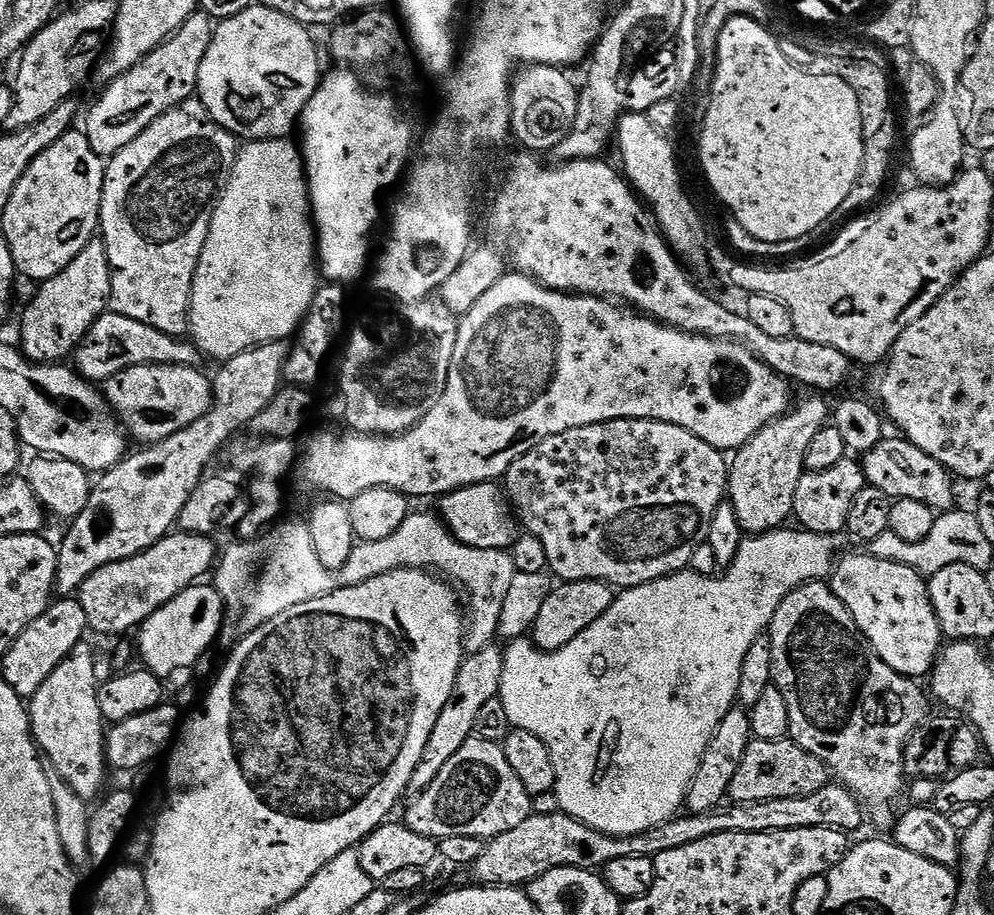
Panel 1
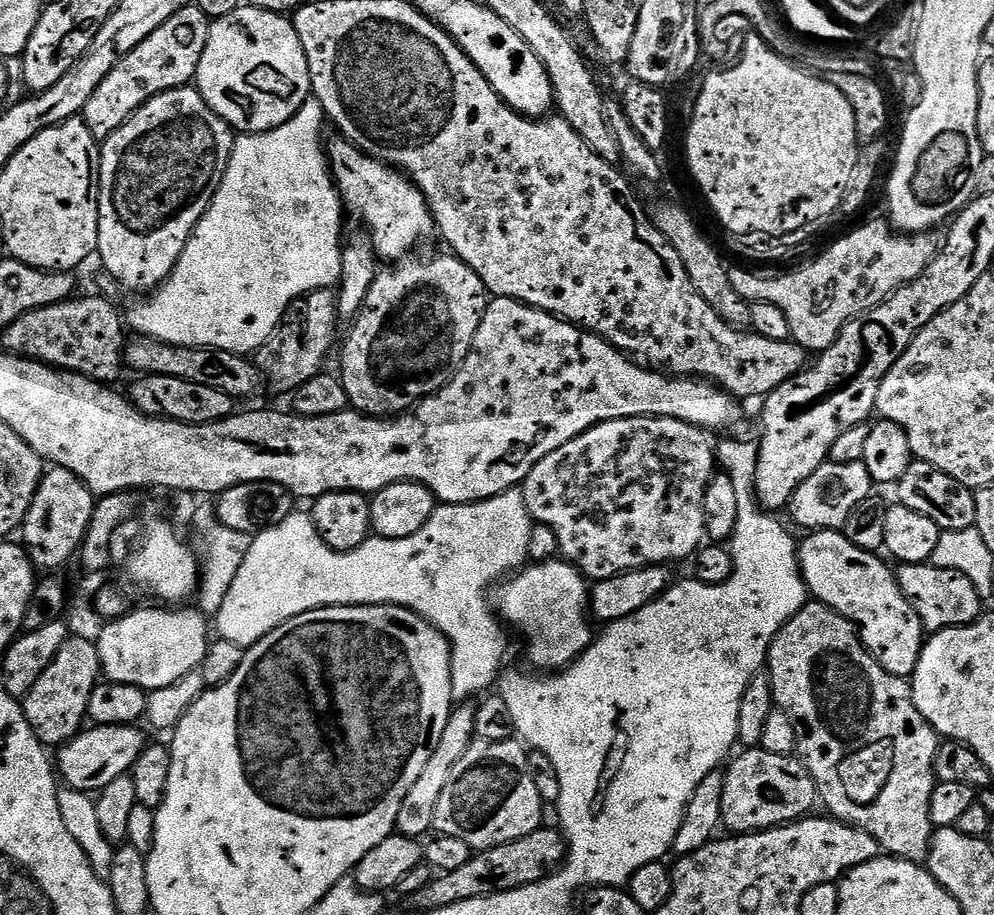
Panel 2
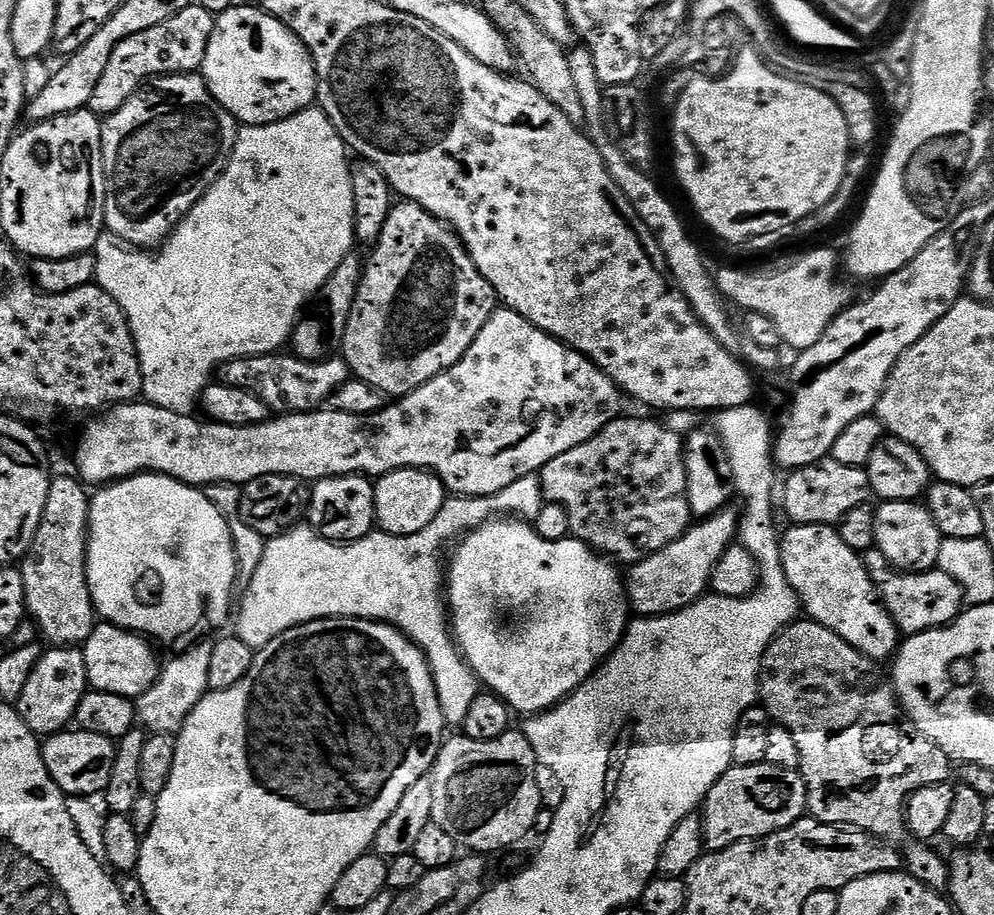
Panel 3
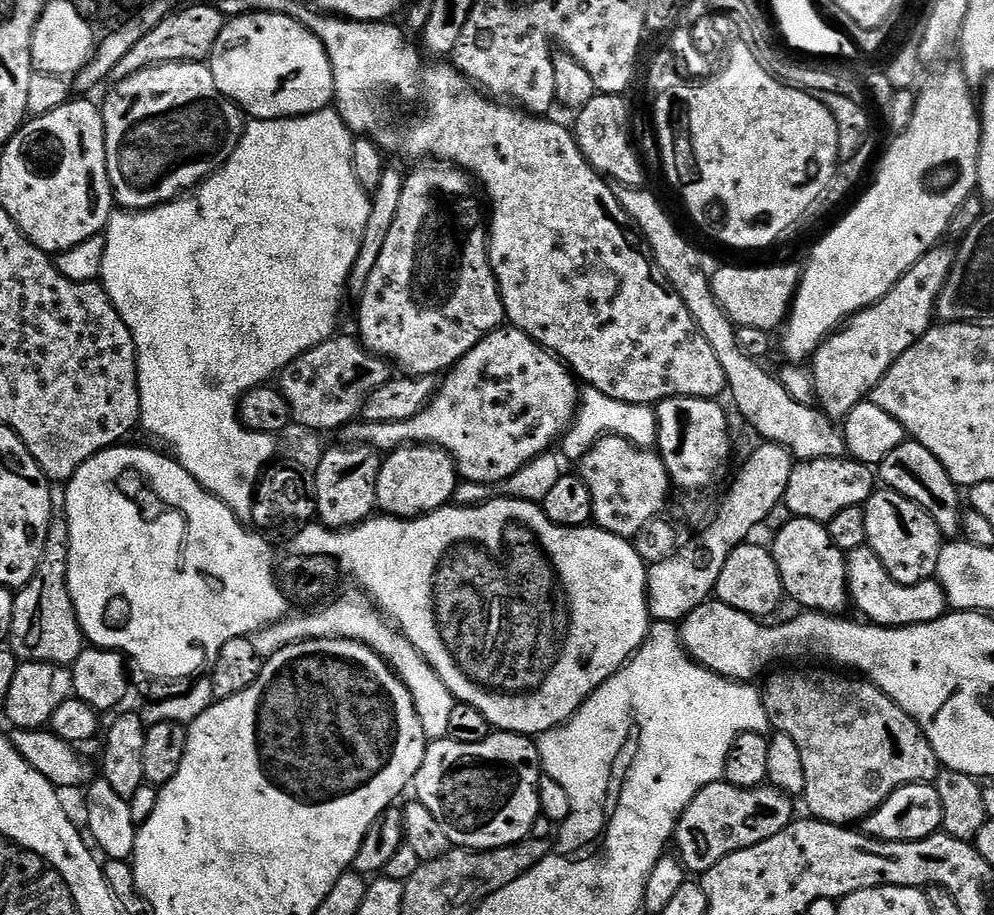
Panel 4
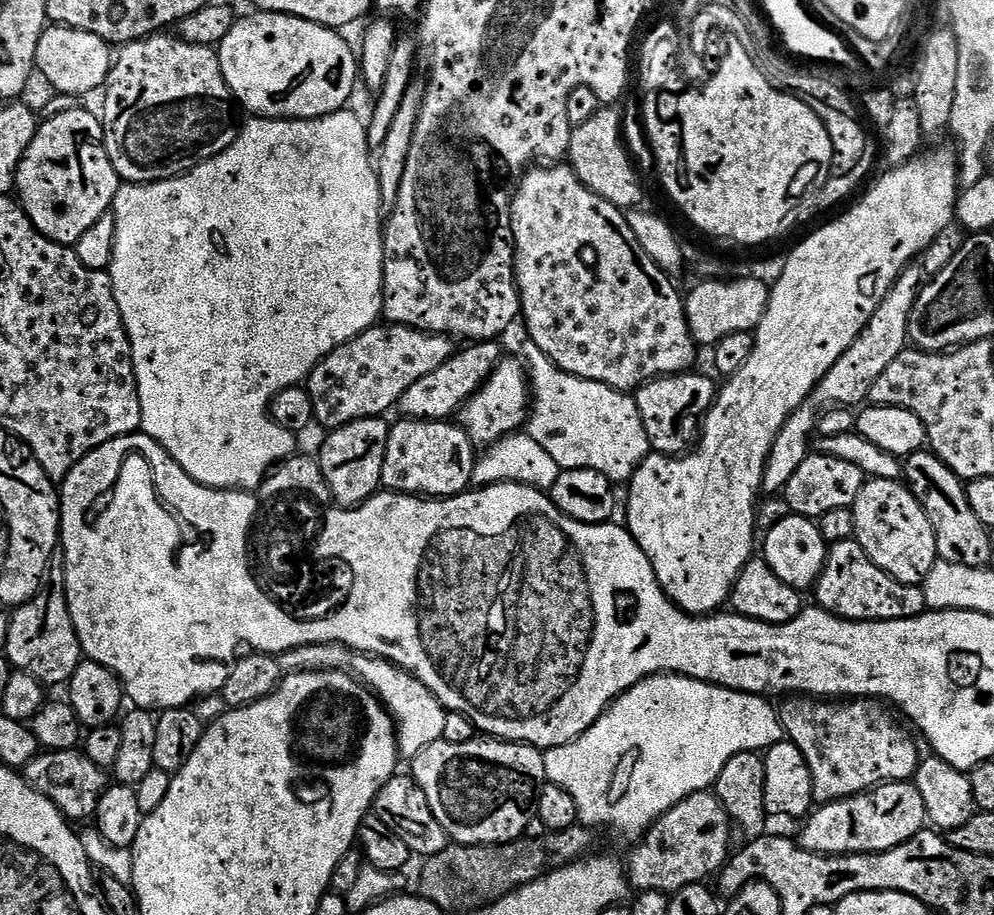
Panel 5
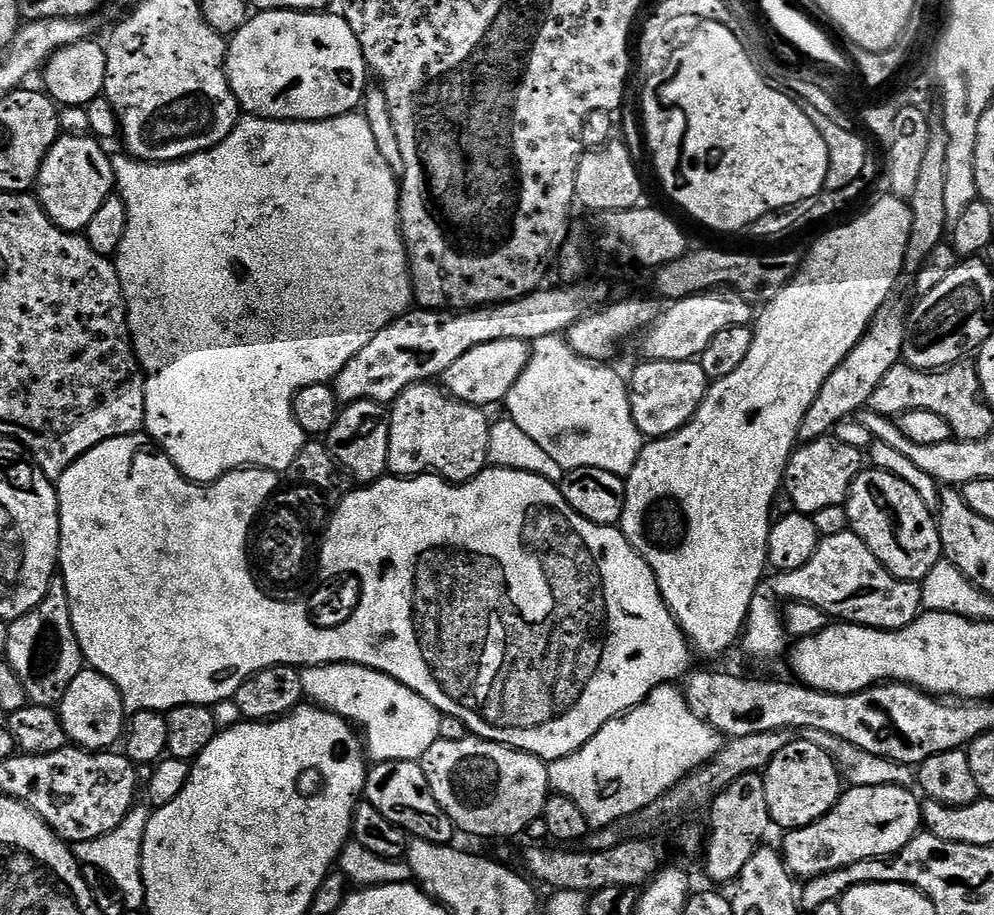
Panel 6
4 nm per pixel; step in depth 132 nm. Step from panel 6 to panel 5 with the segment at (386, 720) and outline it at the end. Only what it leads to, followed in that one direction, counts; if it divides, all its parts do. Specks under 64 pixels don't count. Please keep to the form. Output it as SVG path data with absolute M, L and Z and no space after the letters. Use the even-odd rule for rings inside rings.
M335 642L295 648L289 652L279 653L278 659L280 669L286 674L309 672L315 668L333 668L339 672L349 672L360 683L368 685L396 722L401 757L415 758L422 750L426 750L426 746L444 739L448 717L445 705L441 704L437 696L424 685L423 680L398 664L392 664L379 656L369 656L367 652L345 648L344 645Z

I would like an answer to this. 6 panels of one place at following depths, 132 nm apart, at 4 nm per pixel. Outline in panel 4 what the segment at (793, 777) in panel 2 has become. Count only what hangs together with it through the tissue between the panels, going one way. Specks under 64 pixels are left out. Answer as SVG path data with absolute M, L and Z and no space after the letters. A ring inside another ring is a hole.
M727 782L711 784L702 789L686 806L686 810L680 816L680 821L676 823L676 835L674 837L674 848L680 858L680 863L684 865L689 873L702 874L714 866L714 862L722 862L726 854L734 854L738 850L746 850L758 842L766 842L766 838L774 838L786 826L790 826L794 819L792 813L793 797L787 796L777 788L771 786L761 786L758 788L739 788Z

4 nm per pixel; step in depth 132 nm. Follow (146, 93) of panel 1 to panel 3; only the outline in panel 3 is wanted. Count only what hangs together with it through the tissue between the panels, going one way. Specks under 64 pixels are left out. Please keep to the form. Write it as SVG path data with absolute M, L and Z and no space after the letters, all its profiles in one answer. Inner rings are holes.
M193 2L186 6L186 10L174 14L174 18L166 18L166 22L150 26L150 30L142 30L142 34L118 42L114 54L110 54L110 62L106 62L102 78L98 78L98 86L94 86L94 94L90 94L87 111L101 118L113 116L122 110L131 96L141 91L145 82L153 78L199 73L204 67L206 46L215 25L216 16L207 12L200 3Z

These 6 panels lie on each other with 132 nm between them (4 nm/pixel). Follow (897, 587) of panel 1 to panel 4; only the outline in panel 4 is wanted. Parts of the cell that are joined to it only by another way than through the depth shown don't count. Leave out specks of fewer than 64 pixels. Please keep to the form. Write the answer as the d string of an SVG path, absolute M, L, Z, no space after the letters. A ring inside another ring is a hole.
M799 518L789 519L789 524L784 524L780 528L780 533L773 538L772 544L770 543L770 551L774 562L778 562L778 574L782 574L782 586L786 593L787 599L797 600L801 605L801 609L807 610L809 612L822 612L825 614L840 614L845 610L844 607L849 607L850 604L850 593L848 590L848 575L846 574L846 566L848 565L846 554L842 550L838 550L838 546L834 546L834 542L830 542L830 534L828 533L827 527L821 521L818 520L802 520Z

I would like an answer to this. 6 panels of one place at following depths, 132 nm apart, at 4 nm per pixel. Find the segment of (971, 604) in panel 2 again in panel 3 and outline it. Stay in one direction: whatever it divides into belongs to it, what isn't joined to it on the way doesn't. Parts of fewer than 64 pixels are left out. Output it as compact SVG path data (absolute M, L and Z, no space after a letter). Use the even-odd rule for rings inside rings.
M877 547L863 553L864 565L868 567L868 573L876 584L876 590L880 593L880 601L888 608L888 612L894 618L896 628L905 637L917 636L919 632L929 632L931 628L946 628L961 612L965 611L966 601L962 586L950 578L950 574L939 570L930 572L902 572L892 567L885 556Z

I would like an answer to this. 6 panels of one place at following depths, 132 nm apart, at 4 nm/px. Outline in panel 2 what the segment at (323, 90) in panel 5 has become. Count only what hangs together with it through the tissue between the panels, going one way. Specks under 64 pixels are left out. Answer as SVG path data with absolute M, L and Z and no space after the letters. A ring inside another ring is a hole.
M242 6L238 10L234 10L234 14L226 14L222 18L212 20L209 23L206 50L202 50L202 62L198 62L194 84L195 87L199 88L205 102L212 107L214 114L218 114L233 130L240 134L269 132L286 122L290 122L290 118L294 118L294 114L298 114L300 107L310 99L312 91L312 79L310 78L310 70L308 69L308 59L302 50L302 42L294 30L291 19L287 15L278 12L268 12L264 8L254 8L251 6Z

